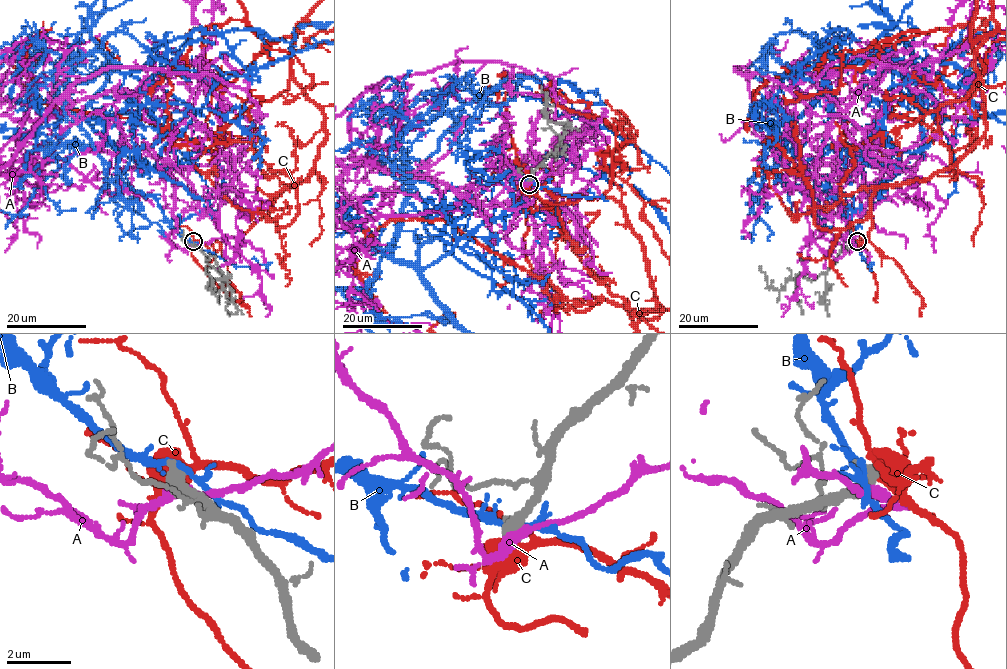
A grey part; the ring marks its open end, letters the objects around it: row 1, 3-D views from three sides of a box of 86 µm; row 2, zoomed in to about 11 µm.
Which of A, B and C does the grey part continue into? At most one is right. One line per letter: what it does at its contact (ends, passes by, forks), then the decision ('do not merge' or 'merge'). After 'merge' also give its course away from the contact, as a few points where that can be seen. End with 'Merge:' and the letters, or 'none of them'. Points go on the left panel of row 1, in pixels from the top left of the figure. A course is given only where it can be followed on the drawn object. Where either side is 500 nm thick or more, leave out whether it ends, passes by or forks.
A: do not merge
B: do not merge
C: do not merge
Merge: none of them

